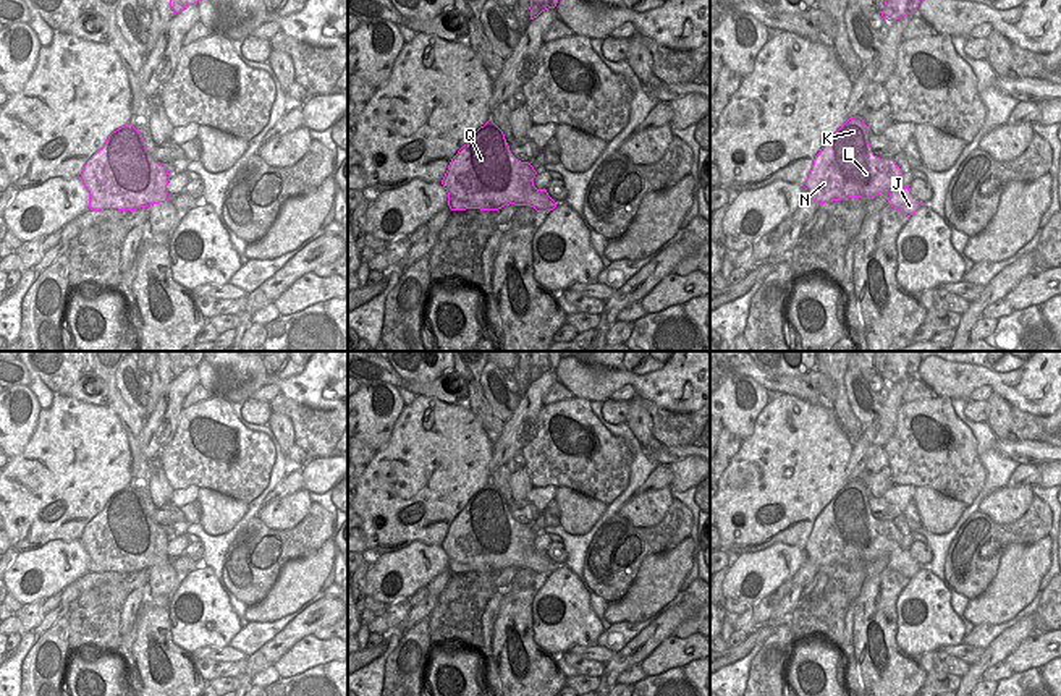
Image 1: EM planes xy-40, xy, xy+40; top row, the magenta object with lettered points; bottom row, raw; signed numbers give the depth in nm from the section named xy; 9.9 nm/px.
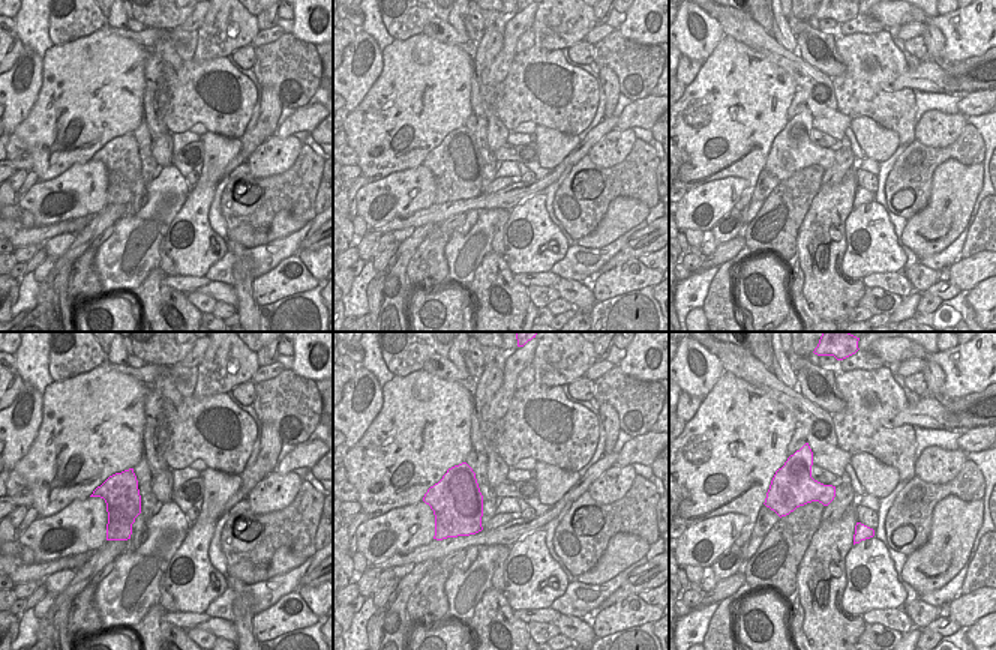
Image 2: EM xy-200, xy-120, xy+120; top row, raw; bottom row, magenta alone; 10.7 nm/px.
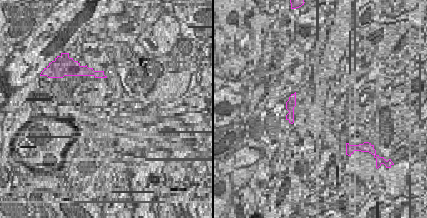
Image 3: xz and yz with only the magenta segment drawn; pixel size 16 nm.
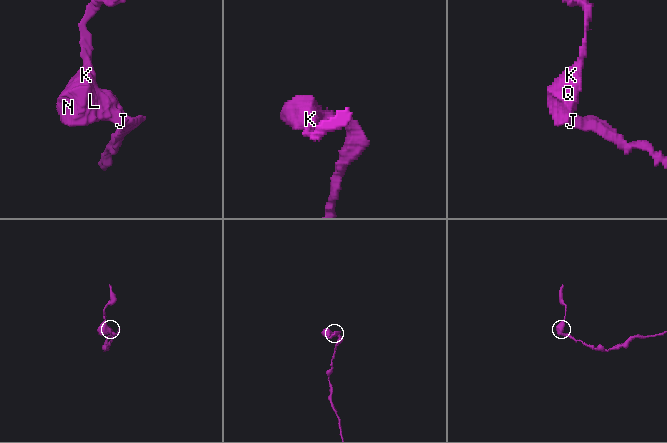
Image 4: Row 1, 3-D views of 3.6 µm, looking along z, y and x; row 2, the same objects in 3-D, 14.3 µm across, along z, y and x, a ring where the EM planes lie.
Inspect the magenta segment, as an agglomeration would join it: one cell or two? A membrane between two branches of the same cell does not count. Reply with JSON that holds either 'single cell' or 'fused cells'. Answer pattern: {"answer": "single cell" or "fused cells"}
{"answer": "single cell"}

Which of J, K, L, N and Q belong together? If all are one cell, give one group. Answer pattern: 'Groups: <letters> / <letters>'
Groups: J K L N Q.

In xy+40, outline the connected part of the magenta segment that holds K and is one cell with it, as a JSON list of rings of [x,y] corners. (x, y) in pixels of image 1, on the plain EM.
[[[860,479],[849,481],[820,511],[814,521],[812,533],[805,542],[805,554],[818,567],[841,563],[849,560],[872,562],[880,555],[888,555],[888,568],[911,579],[922,568],[901,547],[902,534],[893,521],[880,521],[872,515],[869,507],[869,490]]]

